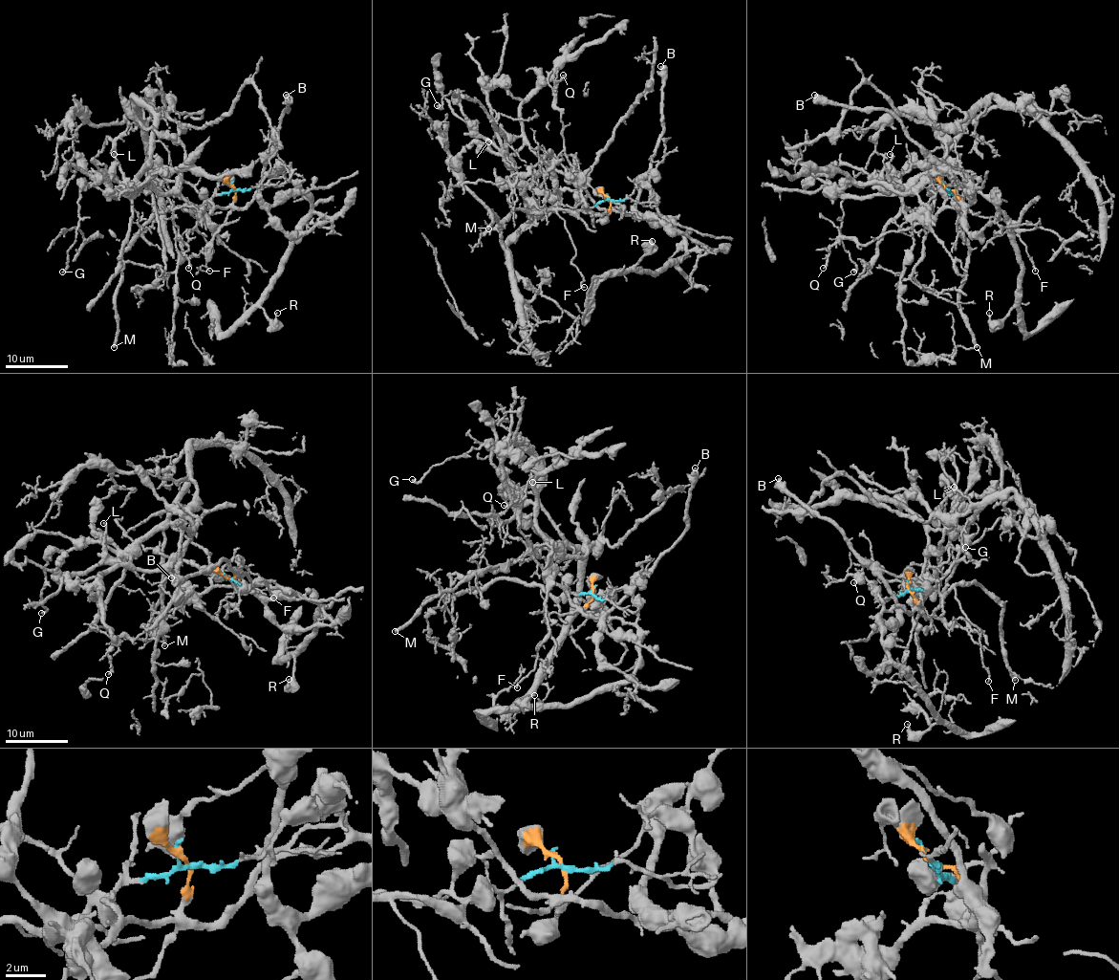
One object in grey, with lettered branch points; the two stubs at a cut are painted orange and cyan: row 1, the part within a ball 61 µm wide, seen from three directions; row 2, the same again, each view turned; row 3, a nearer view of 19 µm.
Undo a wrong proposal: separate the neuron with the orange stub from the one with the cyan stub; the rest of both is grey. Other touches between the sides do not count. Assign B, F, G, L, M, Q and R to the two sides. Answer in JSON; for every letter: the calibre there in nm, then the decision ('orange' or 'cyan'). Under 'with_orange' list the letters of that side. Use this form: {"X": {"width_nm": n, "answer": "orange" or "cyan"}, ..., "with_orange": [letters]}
{"B": {"width_nm": 440, "answer": "orange"}, "F": {"width_nm": 130, "answer": "cyan"}, "G": {"width_nm": 220, "answer": "orange"}, "L": {"width_nm": 190, "answer": "orange"}, "M": {"width_nm": 360, "answer": "cyan"}, "Q": {"width_nm": 160, "answer": "orange"}, "R": {"width_nm": 110, "answer": "orange"}, "with_orange": ["B", "G", "L", "Q", "R"]}

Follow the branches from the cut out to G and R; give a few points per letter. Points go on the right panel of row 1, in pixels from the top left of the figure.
G: (947, 189), (959, 204), (935, 216), (915, 194), (898, 194), (889, 177), (850, 183), (841, 241), (853, 272)
R: (947, 189), (957, 207), (979, 190), (987, 199), (1019, 256), (1021, 298), (1001, 319), (992, 320), (989, 313)

